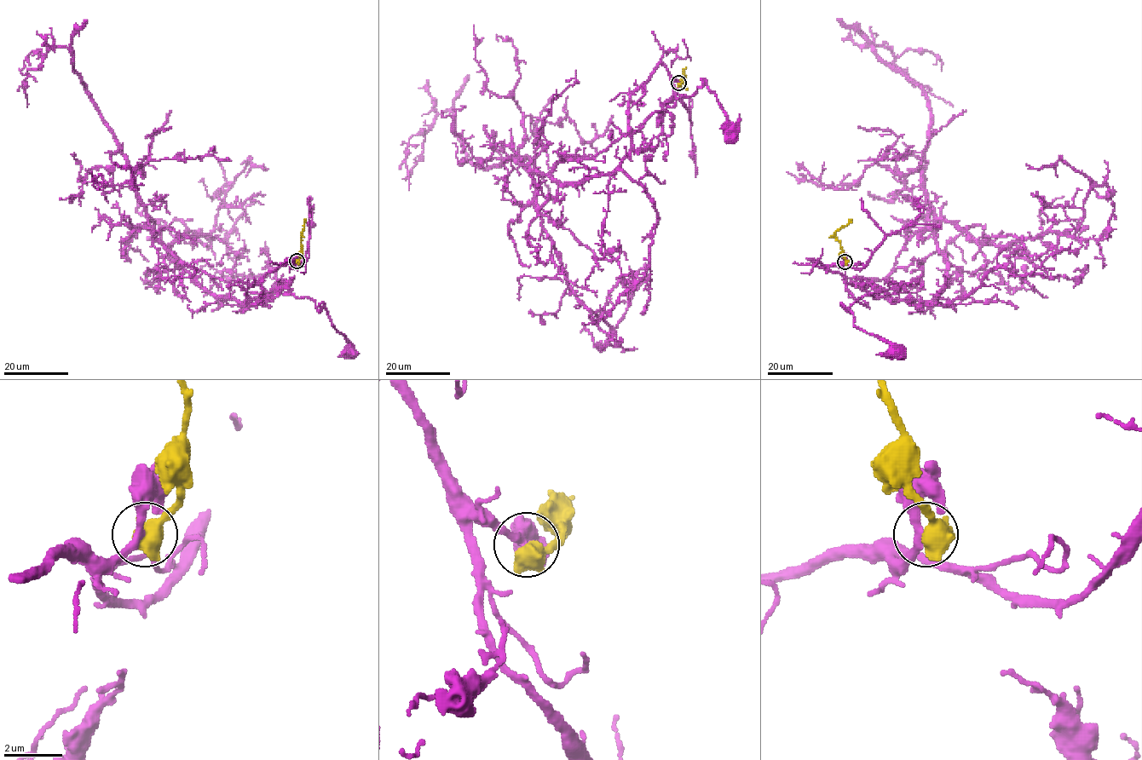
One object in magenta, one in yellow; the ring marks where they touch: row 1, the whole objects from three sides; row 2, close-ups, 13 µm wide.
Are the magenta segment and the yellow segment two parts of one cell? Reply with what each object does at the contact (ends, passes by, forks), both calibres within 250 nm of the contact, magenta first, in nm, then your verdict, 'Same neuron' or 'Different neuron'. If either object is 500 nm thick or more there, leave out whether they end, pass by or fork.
Thickness 280 nm (magenta) against 750 nm. Same neuron

